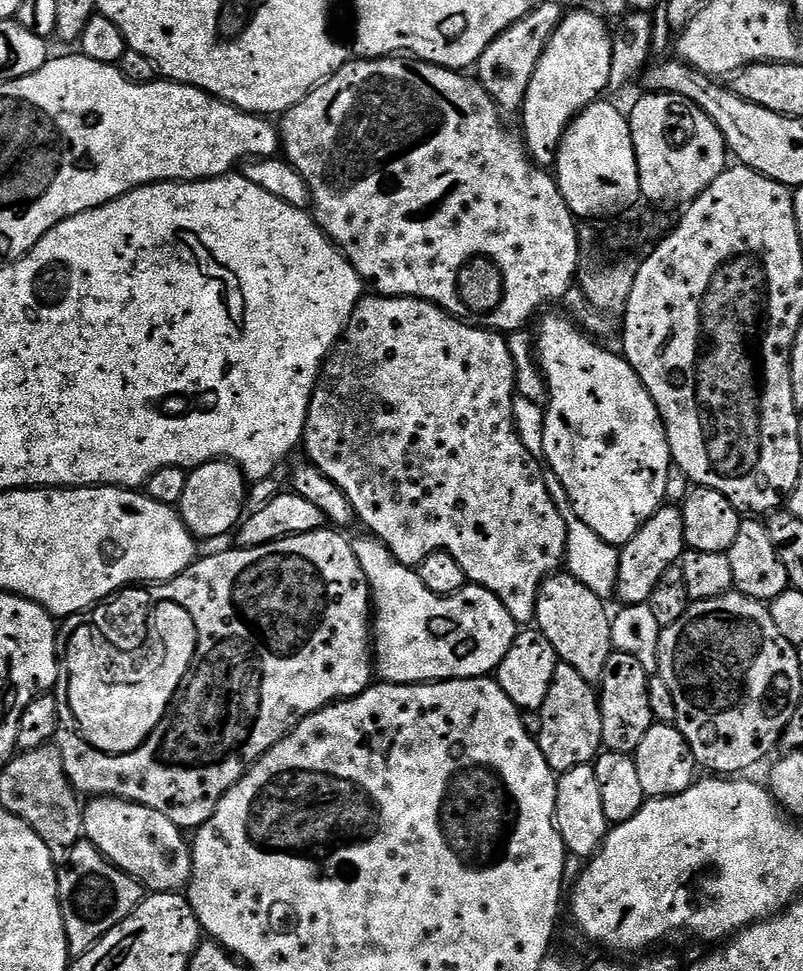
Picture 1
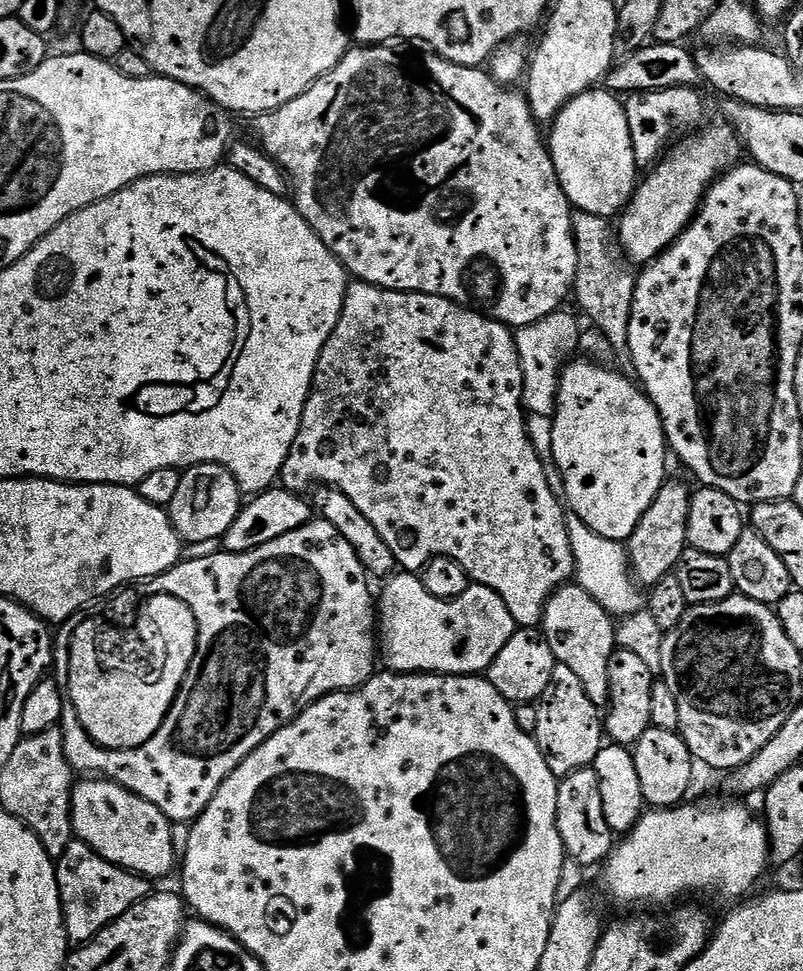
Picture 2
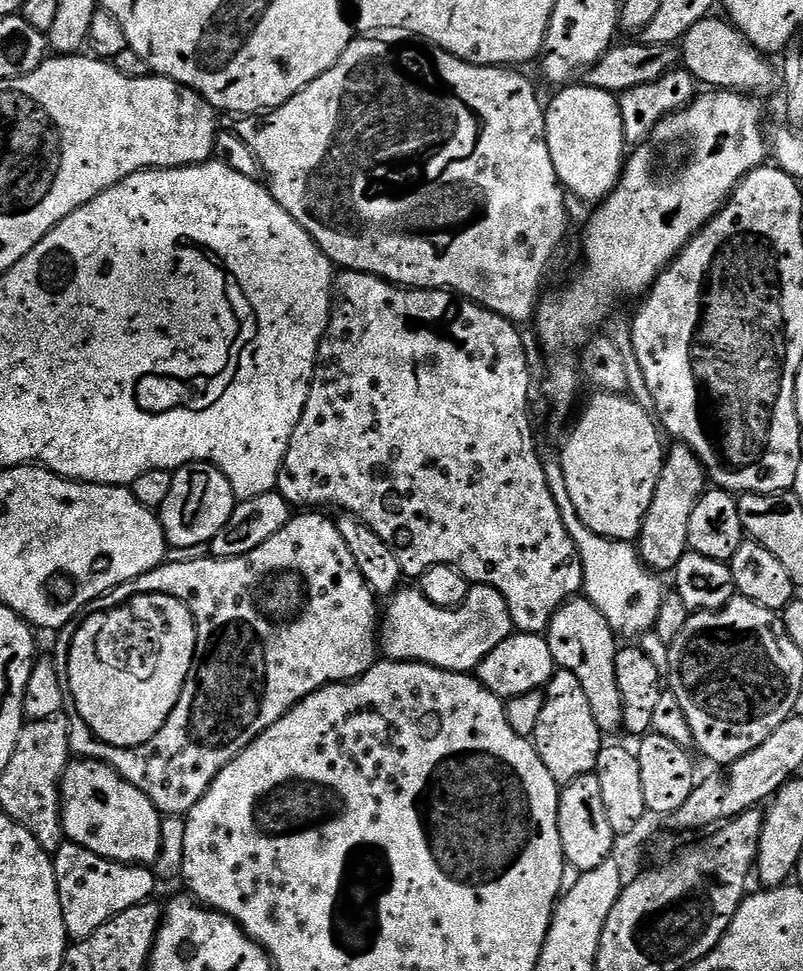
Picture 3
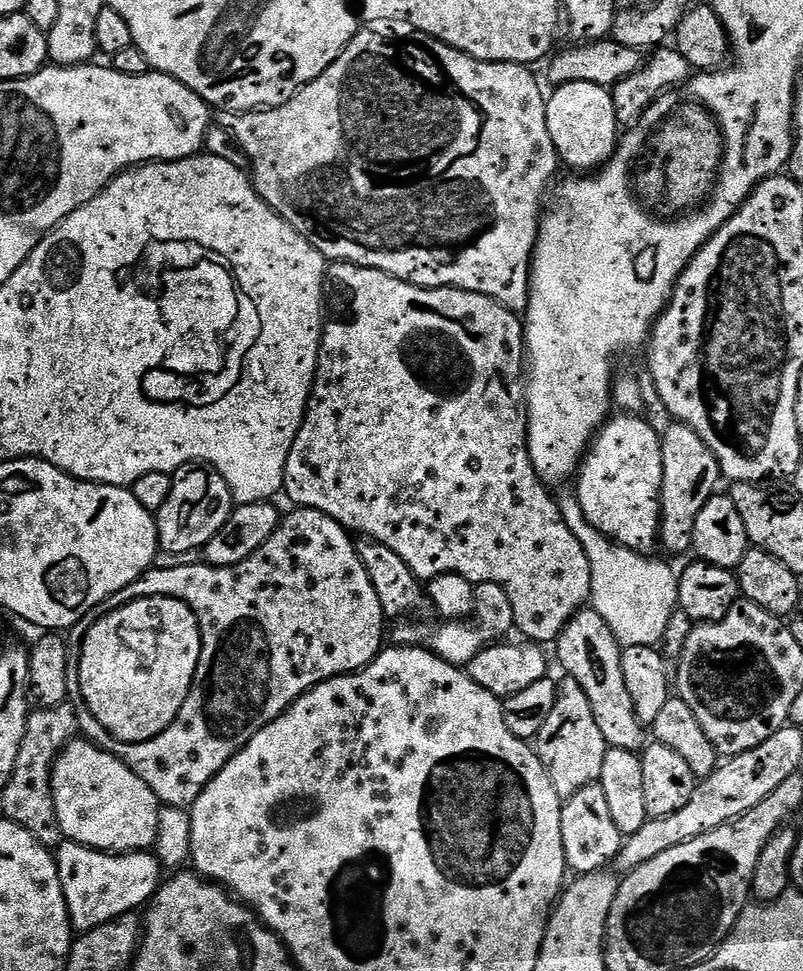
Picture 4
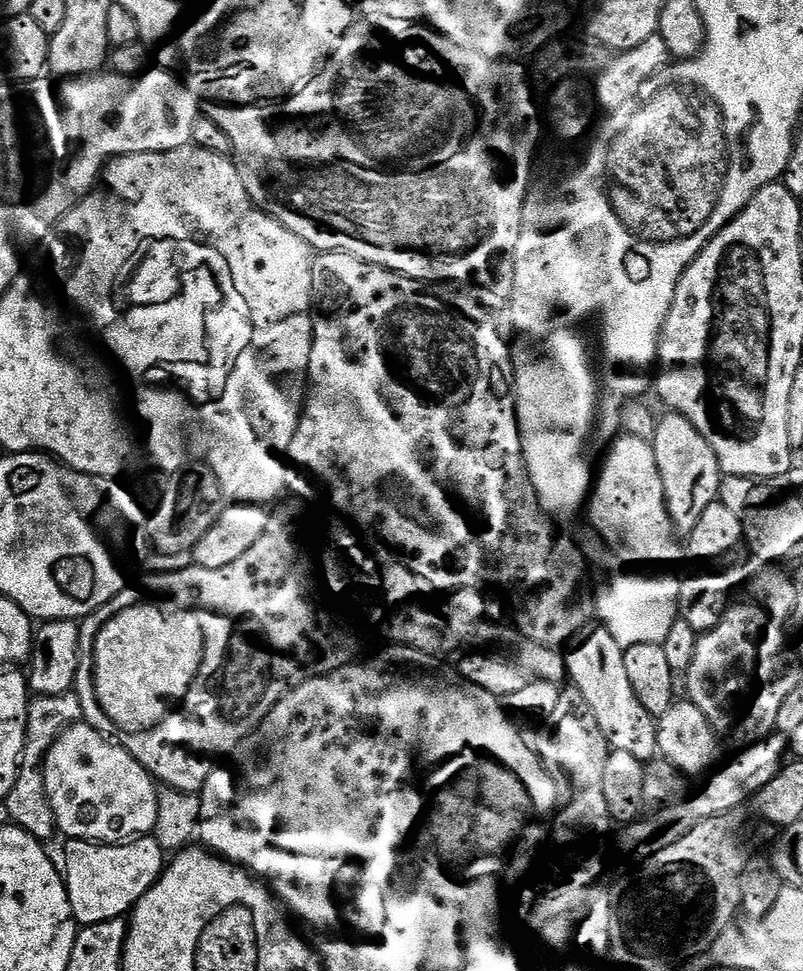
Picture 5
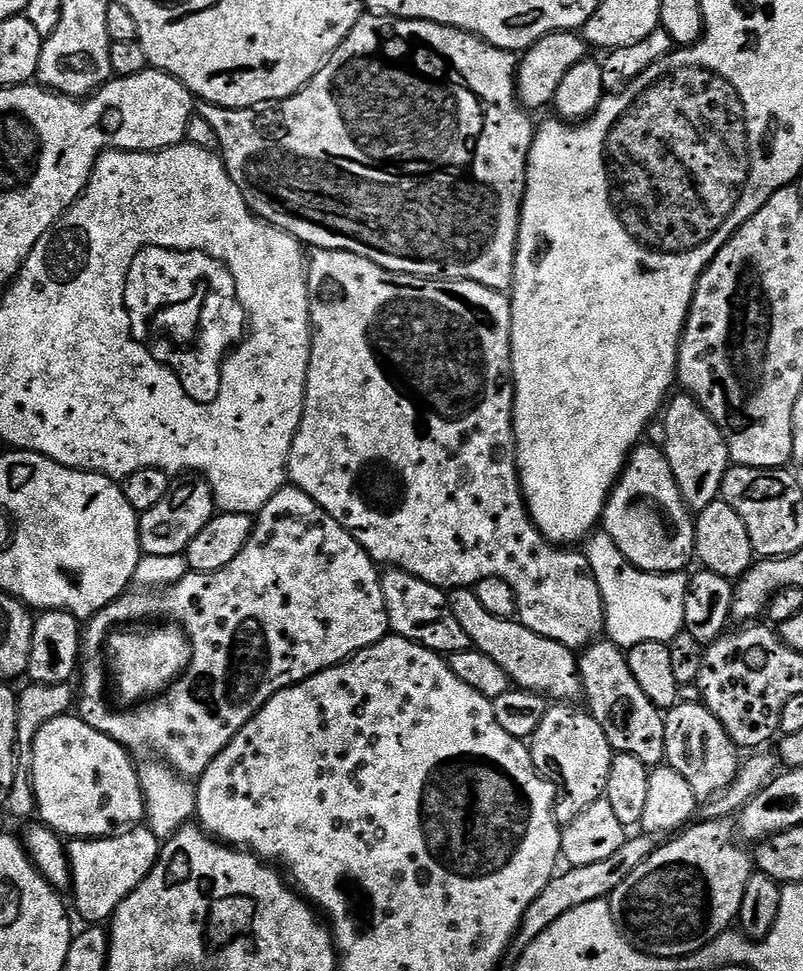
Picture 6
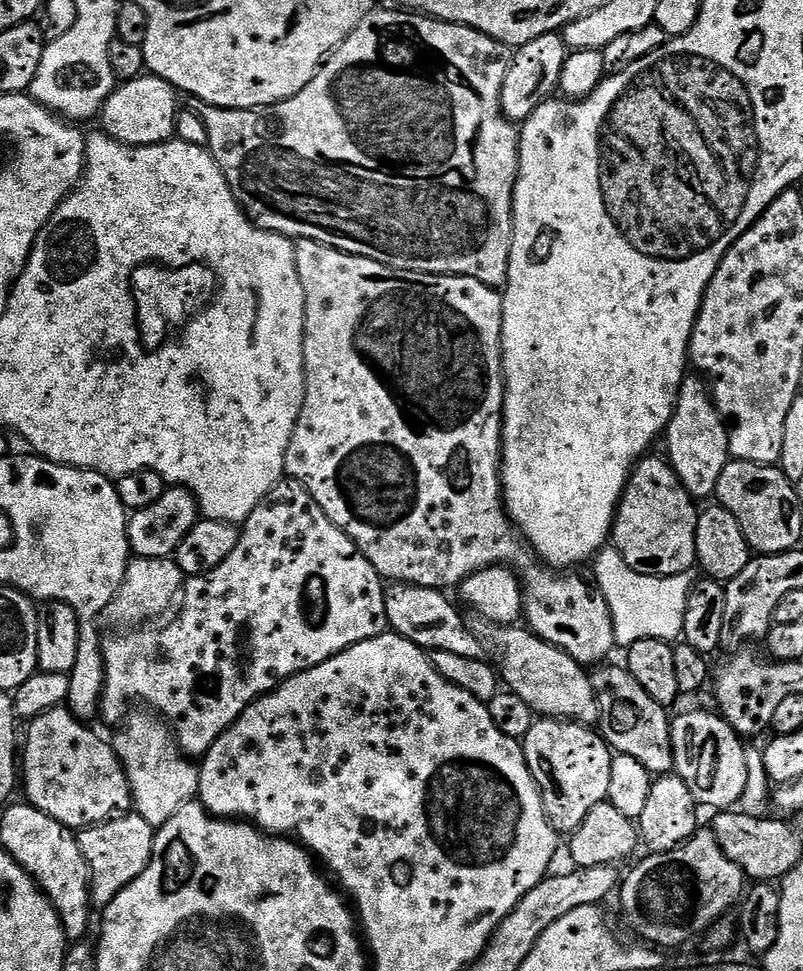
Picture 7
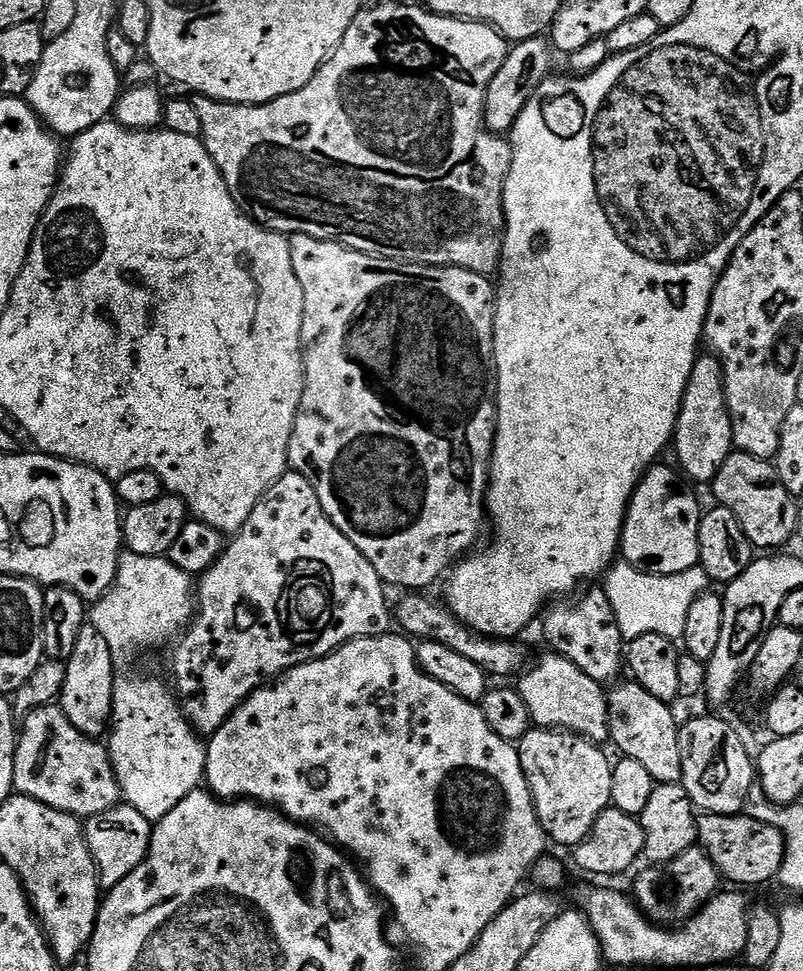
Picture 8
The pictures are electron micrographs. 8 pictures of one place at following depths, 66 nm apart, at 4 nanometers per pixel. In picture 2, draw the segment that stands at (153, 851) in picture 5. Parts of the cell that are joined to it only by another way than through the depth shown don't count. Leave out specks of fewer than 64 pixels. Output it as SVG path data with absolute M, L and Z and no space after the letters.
M75 838L70 846L66 846L66 854L62 854L55 865L60 905L64 911L64 929L68 931L69 941L76 946L87 944L105 926L122 918L126 910L150 895L150 884L145 877L106 862L106 858L98 855L91 846Z

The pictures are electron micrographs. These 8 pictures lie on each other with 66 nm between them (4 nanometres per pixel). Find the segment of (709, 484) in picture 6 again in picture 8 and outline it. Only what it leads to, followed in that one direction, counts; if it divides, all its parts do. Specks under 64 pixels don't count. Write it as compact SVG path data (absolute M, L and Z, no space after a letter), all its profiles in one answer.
M697 355L694 370L690 370L690 378L682 394L676 434L671 442L678 454L679 471L689 481L697 480L704 485L716 477L718 470L722 470L722 462L726 462L728 455L734 451L734 430L724 393L724 371L717 356L707 355Z

